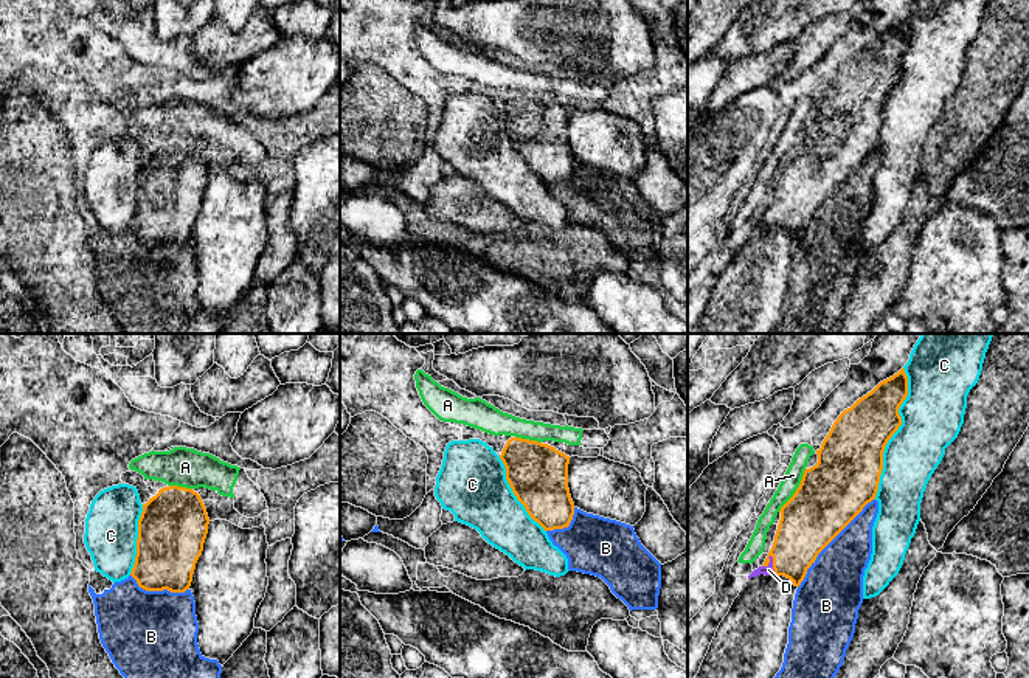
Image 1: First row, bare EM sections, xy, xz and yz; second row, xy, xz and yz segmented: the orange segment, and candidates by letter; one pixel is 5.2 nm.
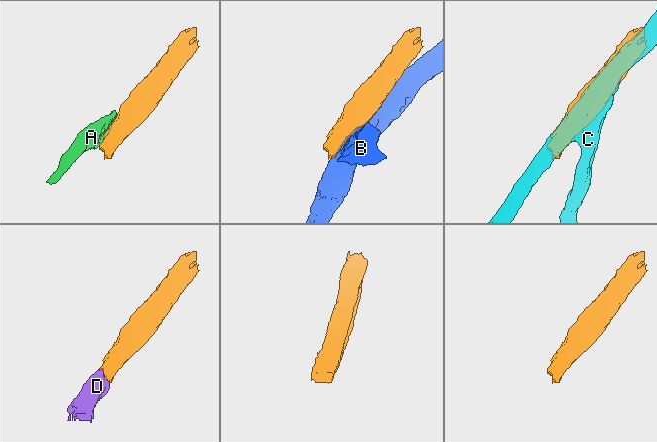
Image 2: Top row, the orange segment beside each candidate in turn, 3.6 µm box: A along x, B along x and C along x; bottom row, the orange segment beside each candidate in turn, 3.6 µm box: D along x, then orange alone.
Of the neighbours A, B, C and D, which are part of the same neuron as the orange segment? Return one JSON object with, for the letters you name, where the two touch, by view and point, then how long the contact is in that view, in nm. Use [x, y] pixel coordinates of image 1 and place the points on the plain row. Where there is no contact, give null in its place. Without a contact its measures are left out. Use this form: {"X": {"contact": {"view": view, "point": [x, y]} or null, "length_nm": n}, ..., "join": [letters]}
{"D": {"contact": {"view": "yz", "point": [773, 217]}, "length_nm": 110}, "join": ["D"]}

